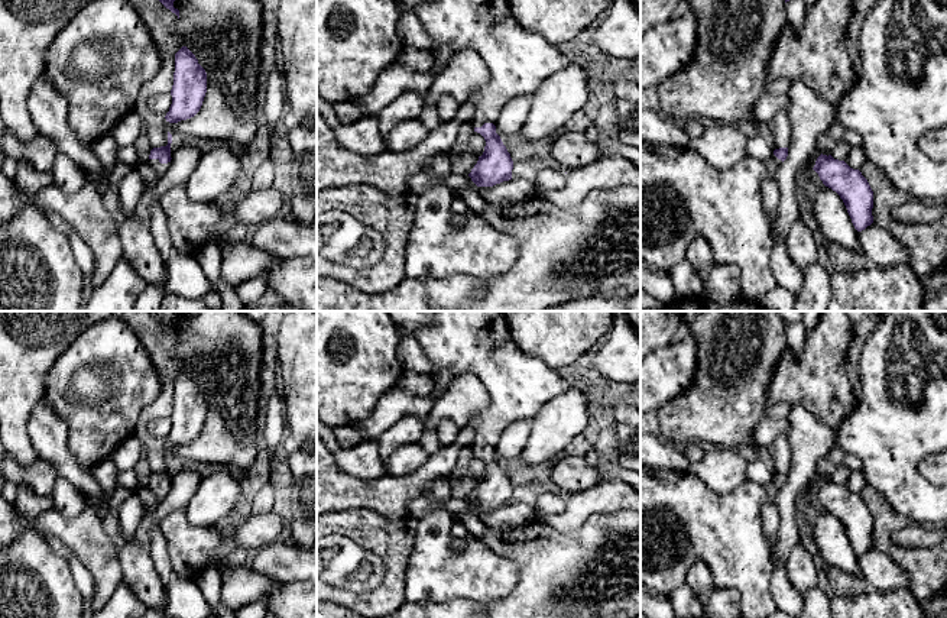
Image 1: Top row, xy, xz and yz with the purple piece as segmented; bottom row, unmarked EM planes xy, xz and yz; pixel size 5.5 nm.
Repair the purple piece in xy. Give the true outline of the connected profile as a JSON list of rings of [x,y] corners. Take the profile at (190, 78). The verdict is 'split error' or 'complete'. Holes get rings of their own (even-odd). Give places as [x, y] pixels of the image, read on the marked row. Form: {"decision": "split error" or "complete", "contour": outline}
{"decision": "complete", "contour": [[[182,46],[175,54],[172,104],[165,116],[166,122],[178,123],[194,117],[202,106],[205,93],[207,72],[198,64],[195,55],[187,46]]]}

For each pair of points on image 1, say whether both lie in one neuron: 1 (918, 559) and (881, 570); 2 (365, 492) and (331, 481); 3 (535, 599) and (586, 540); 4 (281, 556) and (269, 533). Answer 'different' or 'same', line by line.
1: different
2: same
3: same
4: different

